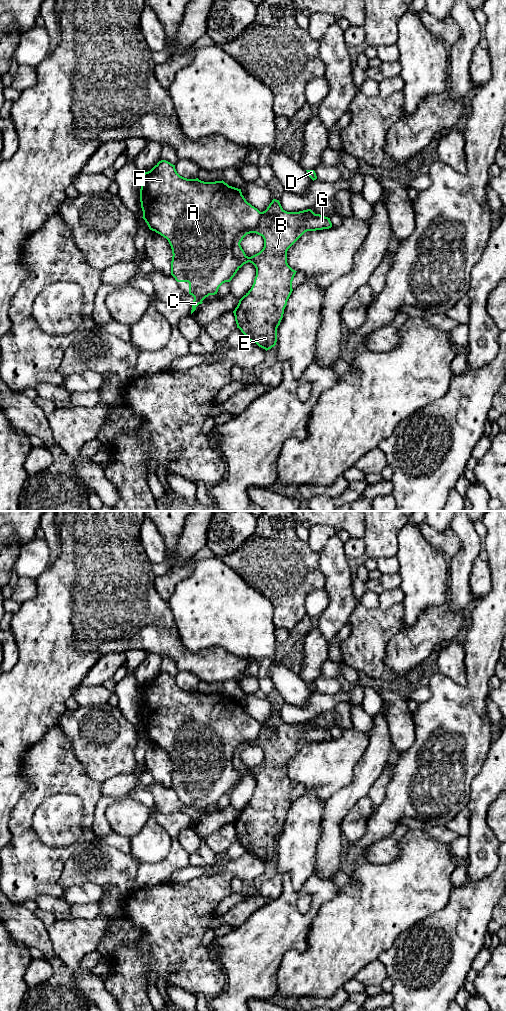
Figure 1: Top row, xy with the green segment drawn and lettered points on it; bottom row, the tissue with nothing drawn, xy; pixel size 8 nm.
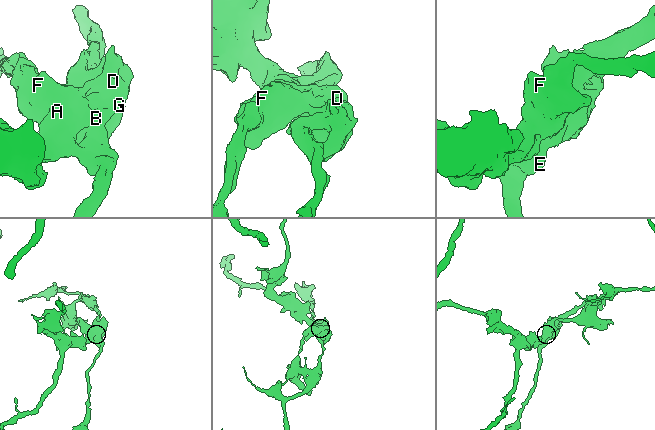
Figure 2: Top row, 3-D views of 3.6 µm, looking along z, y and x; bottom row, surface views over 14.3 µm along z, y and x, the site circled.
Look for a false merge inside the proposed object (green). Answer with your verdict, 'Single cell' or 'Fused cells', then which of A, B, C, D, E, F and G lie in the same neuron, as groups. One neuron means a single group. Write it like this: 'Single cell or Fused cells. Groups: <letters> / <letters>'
Fused cells. Groups: A C D F / B E G

